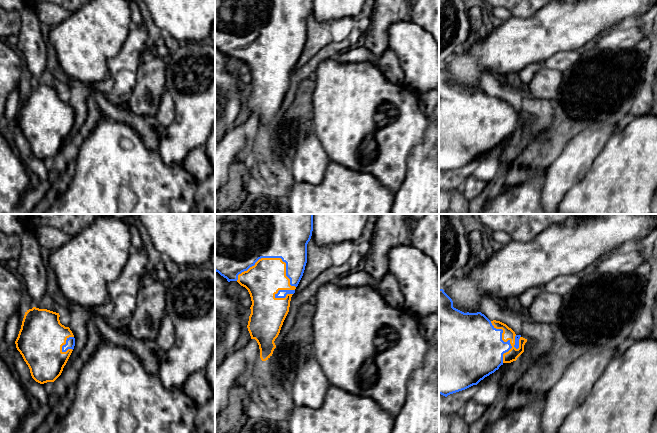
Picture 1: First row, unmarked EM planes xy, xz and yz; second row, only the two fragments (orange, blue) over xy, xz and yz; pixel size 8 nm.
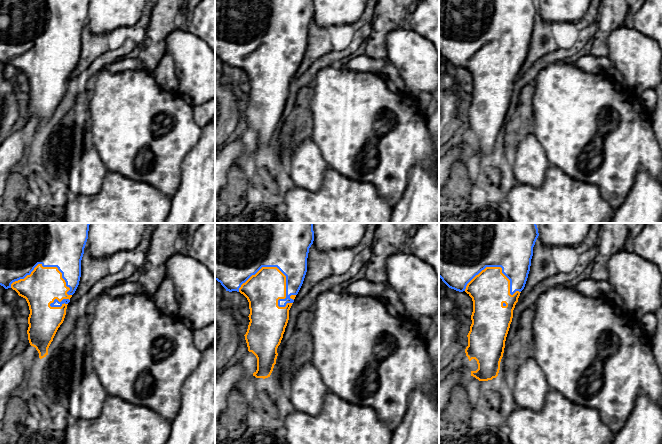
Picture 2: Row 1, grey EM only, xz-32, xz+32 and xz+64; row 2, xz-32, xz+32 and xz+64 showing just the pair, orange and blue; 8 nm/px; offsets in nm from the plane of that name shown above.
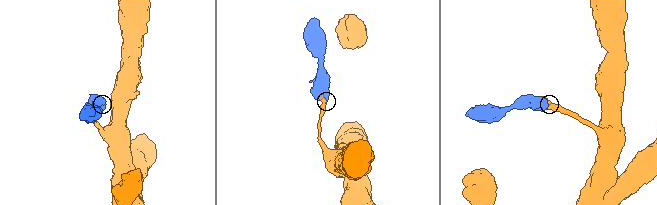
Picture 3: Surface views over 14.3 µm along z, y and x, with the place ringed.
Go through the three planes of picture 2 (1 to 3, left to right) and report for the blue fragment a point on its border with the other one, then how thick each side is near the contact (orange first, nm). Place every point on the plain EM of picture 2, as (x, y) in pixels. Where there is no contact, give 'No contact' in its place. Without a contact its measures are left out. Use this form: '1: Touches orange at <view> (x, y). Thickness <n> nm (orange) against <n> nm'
1: Touches orange at xz-32 (47, 43). Thickness 280 nm (orange) against 360 nm
2: Touches orange at xz+32 (284, 51). Thickness 280 nm (orange) against 360 nm
3: Touches orange at xz+64 (499, 43). Thickness 300 nm (orange) against 360 nm

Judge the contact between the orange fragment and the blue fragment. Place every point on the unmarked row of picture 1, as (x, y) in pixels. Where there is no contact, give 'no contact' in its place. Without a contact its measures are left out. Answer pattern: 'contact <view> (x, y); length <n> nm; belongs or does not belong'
contact yz (506, 117); length 360 nm; belongs

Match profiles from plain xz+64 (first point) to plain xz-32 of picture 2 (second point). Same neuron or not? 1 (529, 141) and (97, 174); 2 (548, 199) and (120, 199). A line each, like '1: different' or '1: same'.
1: same
2: same

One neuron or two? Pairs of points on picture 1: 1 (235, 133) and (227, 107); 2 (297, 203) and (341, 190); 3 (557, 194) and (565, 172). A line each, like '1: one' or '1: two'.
1: two
2: one
3: one

